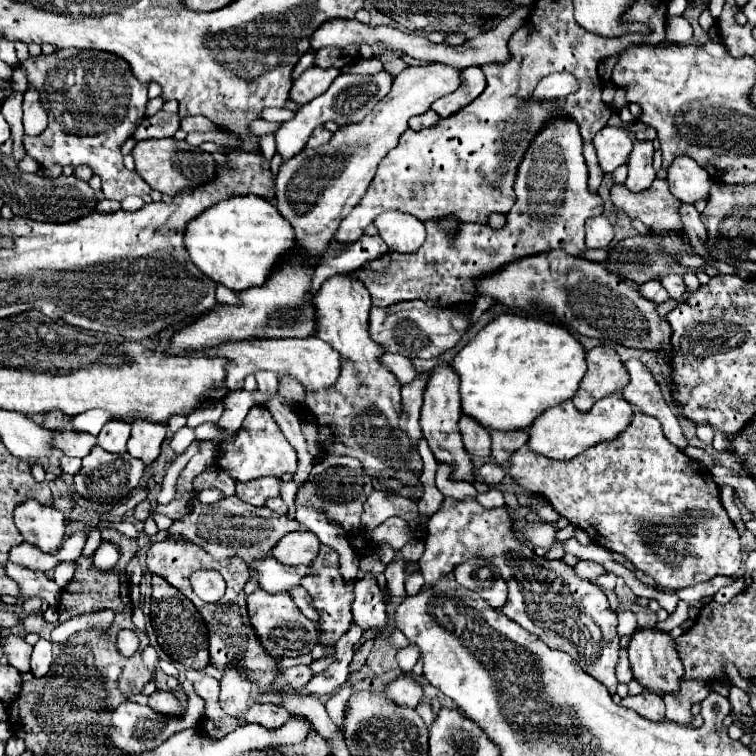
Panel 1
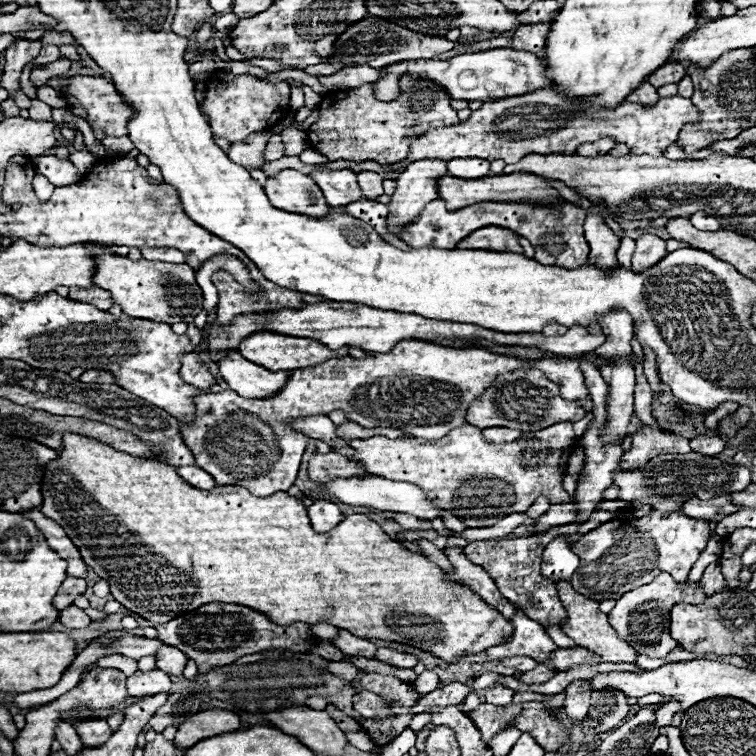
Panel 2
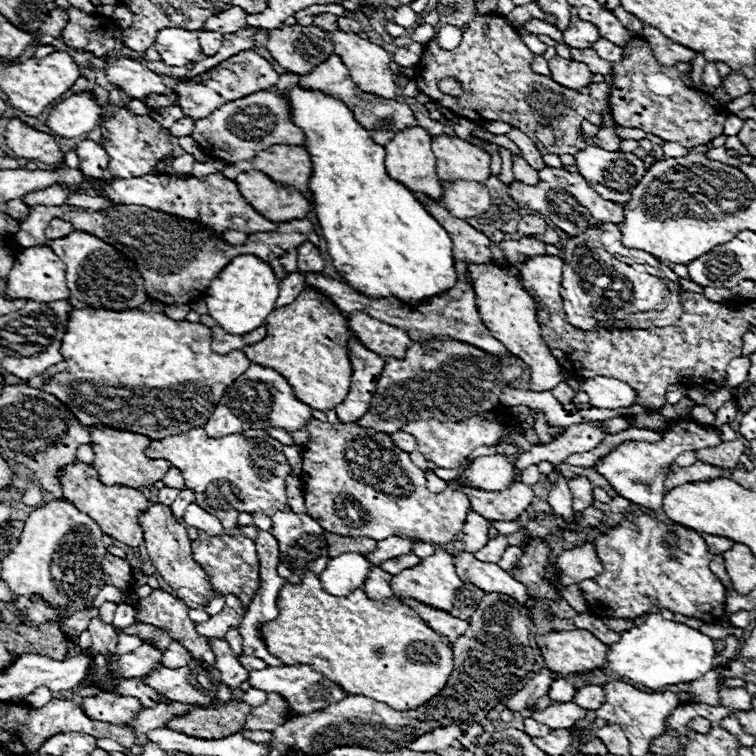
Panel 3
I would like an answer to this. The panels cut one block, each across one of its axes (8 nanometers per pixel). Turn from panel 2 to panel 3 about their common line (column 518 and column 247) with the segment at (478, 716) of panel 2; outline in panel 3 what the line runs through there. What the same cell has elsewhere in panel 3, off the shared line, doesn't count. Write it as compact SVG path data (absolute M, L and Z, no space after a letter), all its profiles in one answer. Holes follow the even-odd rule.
M230 702L216 708L198 708L190 710L190 714L174 716L168 722L170 730L184 732L196 738L226 738L242 730L246 716L250 714L250 706L244 702Z

